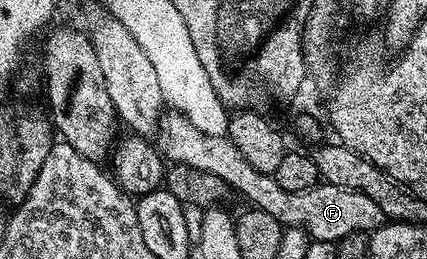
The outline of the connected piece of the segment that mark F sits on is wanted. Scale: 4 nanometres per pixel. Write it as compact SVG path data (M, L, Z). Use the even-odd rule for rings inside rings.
M165 111L158 129L158 151L165 161L171 162L173 165L189 164L195 169L206 170L206 172L216 174L218 178L222 178L222 182L227 184L227 187L233 193L234 191L241 192L249 200L247 203L251 207L266 210L266 214L274 214L274 218L278 218L278 222L282 226L304 229L312 240L330 240L335 242L346 238L346 234L372 232L386 222L386 217L382 214L378 202L373 202L371 198L366 198L366 194L358 194L358 190L346 190L346 186L334 186L333 184L321 182L316 187L310 190L302 190L301 192L282 190L282 186L278 186L275 175L267 176L258 170L254 170L254 166L250 166L250 162L246 162L246 158L242 158L242 154L236 149L234 142L228 139L227 135L204 134L180 112Z

